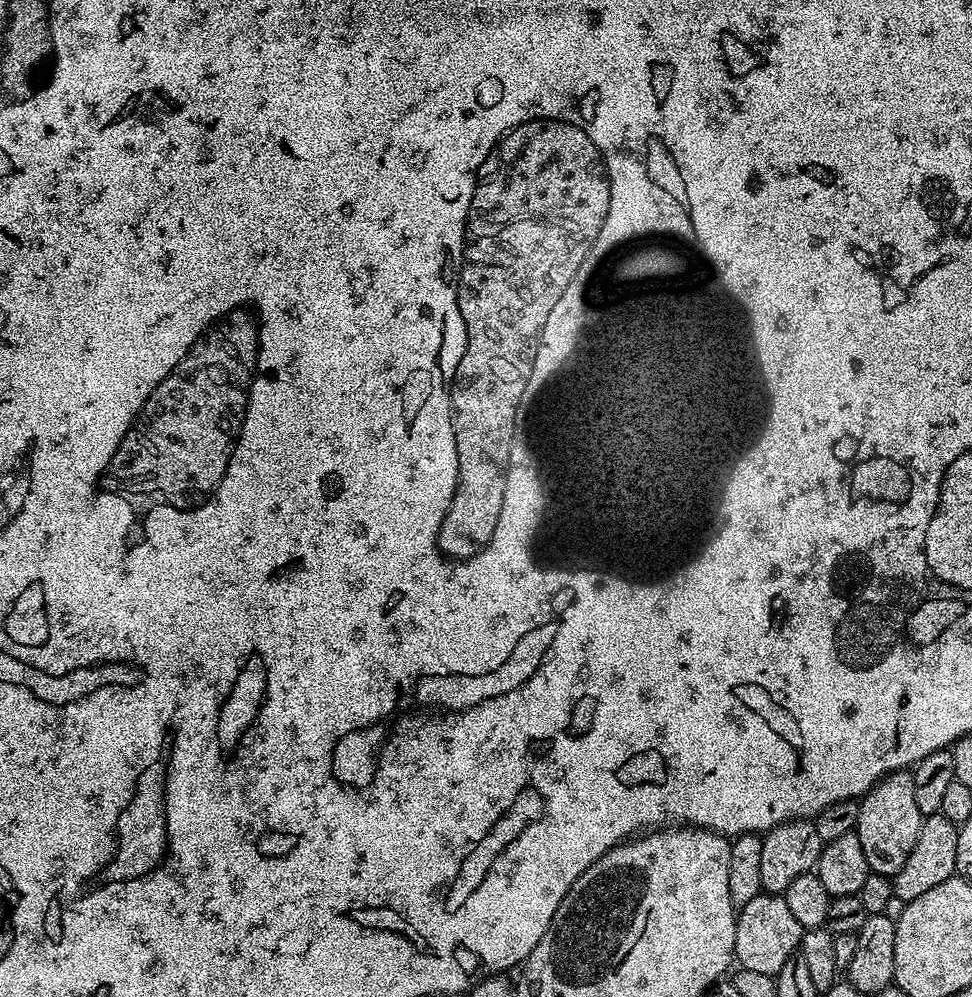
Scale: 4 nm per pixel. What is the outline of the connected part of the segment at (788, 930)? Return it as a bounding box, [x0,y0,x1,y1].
[735,891,805,978]

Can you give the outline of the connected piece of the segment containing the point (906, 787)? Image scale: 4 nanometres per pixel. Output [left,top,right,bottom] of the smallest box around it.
[854,770,921,878]

